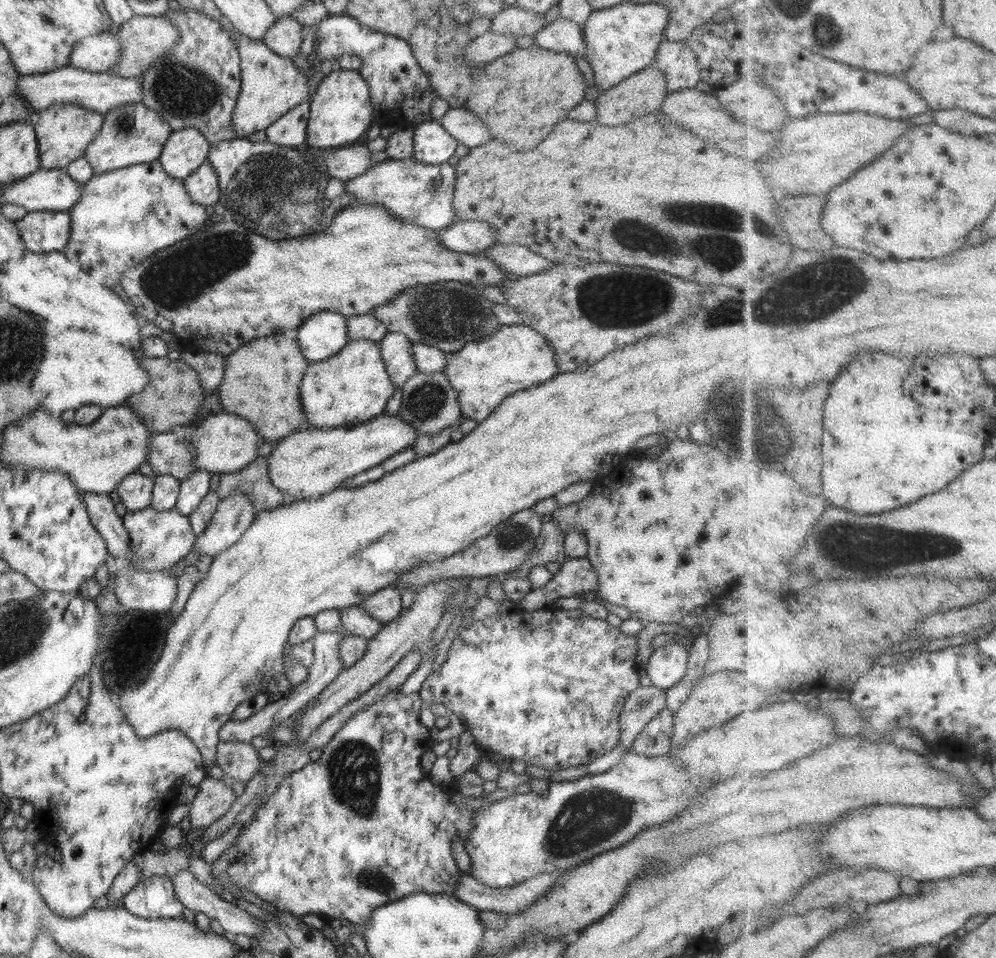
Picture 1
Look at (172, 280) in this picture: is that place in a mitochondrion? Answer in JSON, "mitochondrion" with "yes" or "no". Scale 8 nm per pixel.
{"mitochondrion":"yes"}

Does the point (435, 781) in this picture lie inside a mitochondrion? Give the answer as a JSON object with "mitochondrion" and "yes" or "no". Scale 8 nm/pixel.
{"mitochondrion":"no"}

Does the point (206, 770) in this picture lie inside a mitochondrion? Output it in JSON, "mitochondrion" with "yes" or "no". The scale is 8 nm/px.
{"mitochondrion":"no"}

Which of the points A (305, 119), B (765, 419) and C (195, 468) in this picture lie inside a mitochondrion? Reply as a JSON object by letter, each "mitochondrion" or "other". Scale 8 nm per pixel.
{"A":"other","B":"mitochondrion","C":"other"}

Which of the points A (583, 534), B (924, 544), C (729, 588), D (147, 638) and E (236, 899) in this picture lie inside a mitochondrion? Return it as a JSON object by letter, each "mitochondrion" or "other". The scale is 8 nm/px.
{"A":"other","B":"mitochondrion","C":"other","D":"other","E":"other"}

